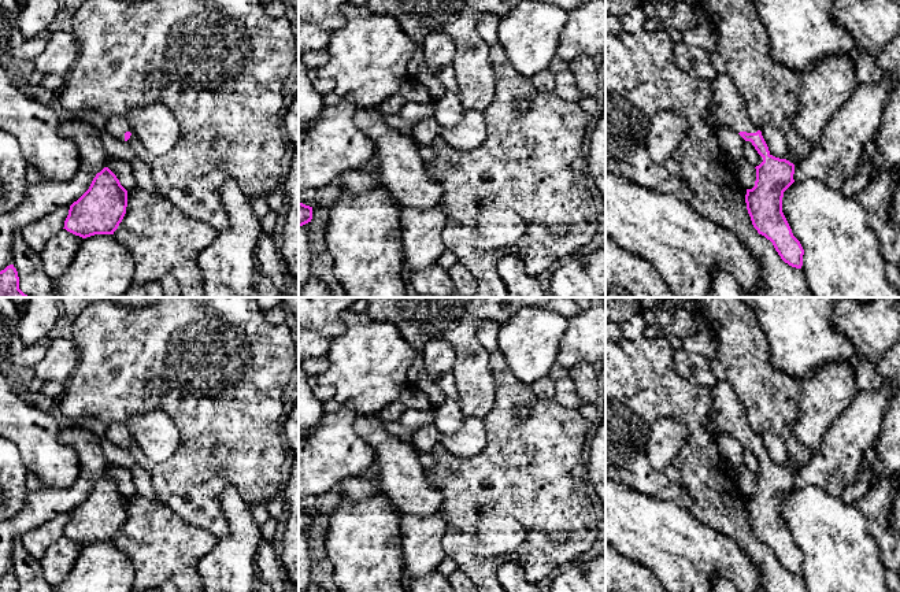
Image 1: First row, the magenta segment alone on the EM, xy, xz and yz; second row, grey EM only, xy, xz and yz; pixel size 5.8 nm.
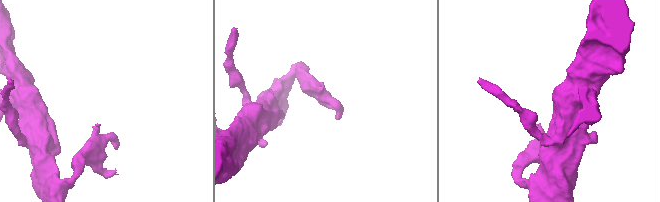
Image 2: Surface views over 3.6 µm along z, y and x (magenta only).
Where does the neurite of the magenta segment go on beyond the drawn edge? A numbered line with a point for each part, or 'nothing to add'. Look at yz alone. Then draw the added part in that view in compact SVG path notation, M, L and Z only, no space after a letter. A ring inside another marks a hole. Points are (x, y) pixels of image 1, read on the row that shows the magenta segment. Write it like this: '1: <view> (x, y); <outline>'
1: yz (728, 110); M727 73L718 74L712 81L711 115L705 119L707 125L714 129L729 126L734 132L756 133L742 100L737 92L736 84Z

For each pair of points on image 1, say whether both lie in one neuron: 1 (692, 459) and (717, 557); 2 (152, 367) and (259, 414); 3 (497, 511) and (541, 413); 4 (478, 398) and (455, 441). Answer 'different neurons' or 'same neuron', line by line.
1: different neurons
2: same neuron
3: same neuron
4: different neurons

